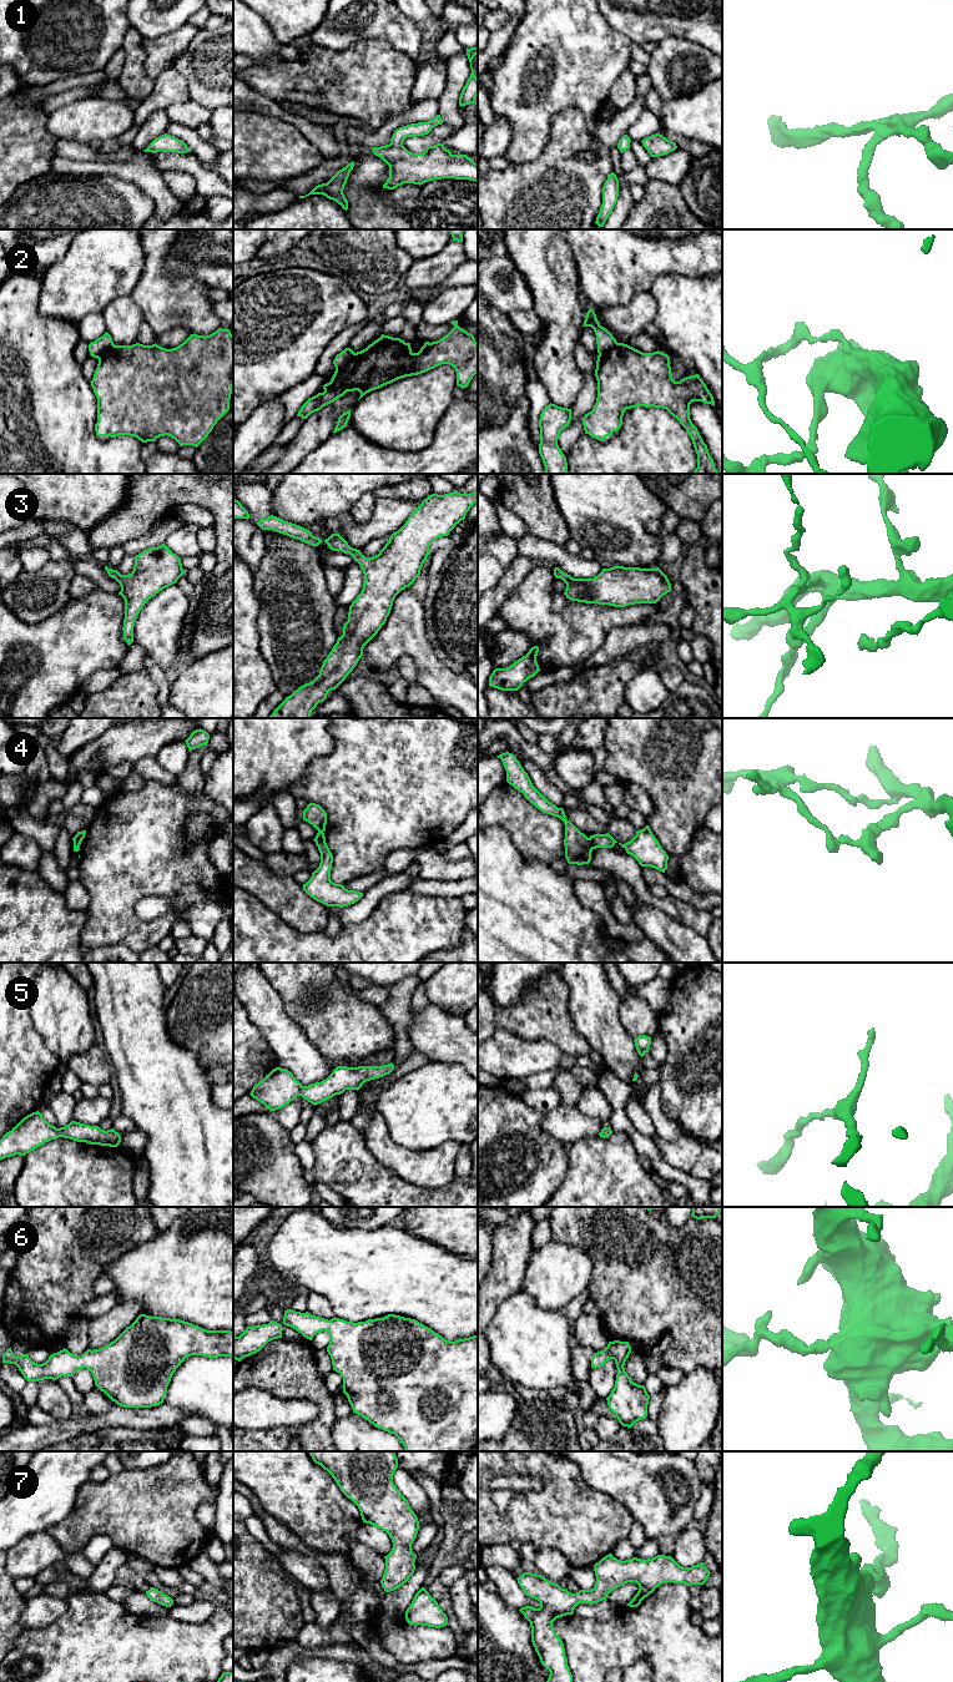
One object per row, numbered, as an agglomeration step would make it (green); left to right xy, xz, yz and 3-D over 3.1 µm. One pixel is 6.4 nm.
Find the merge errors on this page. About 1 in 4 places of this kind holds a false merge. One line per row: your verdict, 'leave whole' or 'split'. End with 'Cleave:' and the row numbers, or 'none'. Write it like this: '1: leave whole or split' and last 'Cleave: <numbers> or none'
1: leave whole
2: split
3: leave whole
4: split
5: leave whole
6: leave whole
7: leave whole
Cleave: 2, 4

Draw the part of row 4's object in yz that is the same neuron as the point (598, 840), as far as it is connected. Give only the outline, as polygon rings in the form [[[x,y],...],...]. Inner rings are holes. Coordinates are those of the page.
[[[609,833],[590,835],[589,840],[593,849],[612,848],[617,843]]]

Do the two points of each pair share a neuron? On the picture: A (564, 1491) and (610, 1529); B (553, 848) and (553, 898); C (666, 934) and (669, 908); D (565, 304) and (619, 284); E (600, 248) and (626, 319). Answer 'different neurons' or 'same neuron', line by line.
A: same neuron
B: different neurons
C: different neurons
D: different neurons
E: different neurons

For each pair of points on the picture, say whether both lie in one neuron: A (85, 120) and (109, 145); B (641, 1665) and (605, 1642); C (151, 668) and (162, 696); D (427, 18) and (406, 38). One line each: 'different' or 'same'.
A: different
B: different
C: same
D: different

